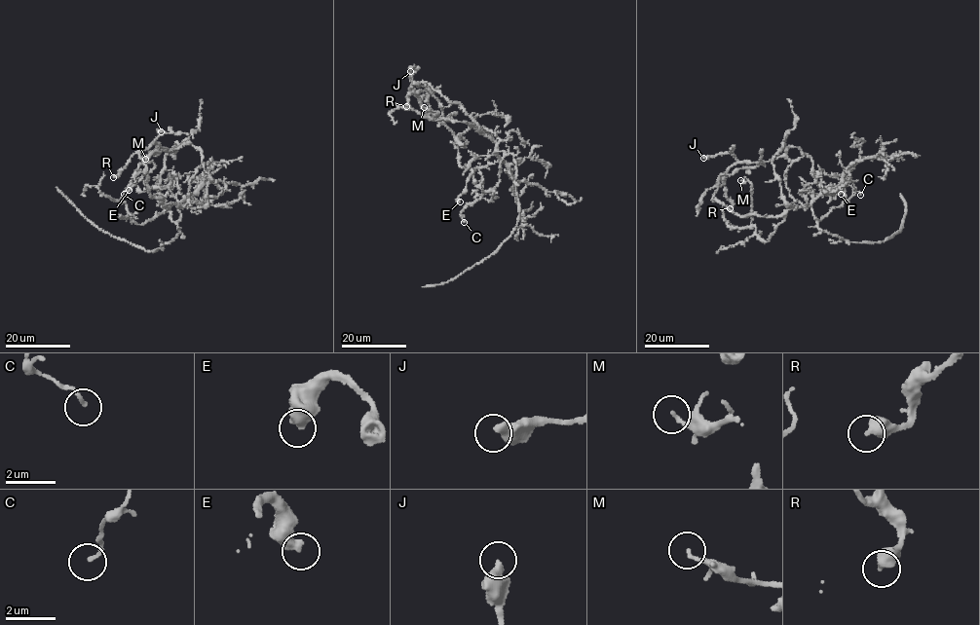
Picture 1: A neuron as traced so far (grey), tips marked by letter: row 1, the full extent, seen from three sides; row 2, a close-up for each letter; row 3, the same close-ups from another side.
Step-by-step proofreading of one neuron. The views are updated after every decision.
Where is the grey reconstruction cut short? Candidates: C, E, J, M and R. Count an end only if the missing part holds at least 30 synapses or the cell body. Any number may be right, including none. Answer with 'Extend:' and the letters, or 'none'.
Extend: none

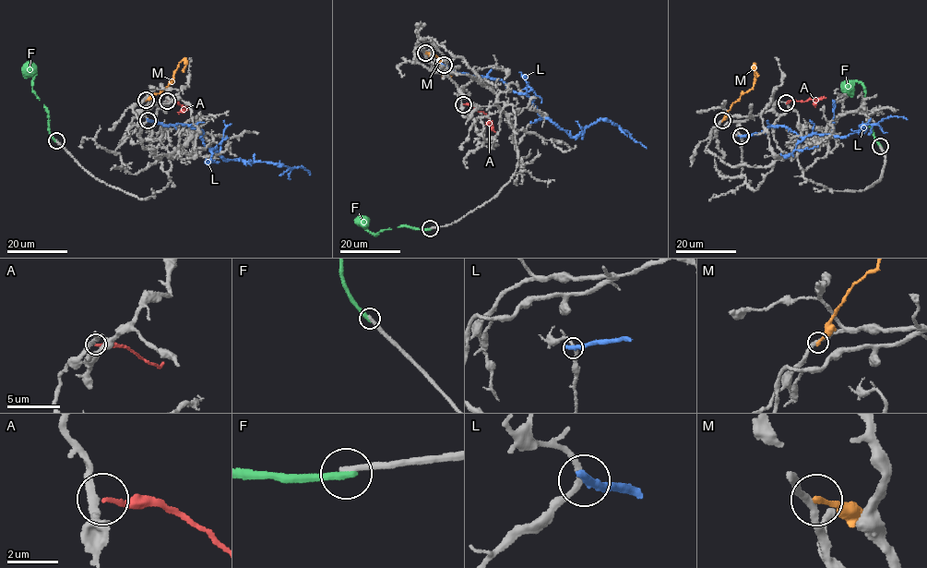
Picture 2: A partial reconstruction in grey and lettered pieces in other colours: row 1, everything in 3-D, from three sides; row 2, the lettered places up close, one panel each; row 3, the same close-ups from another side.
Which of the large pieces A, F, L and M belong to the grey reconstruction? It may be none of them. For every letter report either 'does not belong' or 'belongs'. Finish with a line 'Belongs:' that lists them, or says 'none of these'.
A: belongs
F: does not belong
L: does not belong
M: does not belong
Belongs: A

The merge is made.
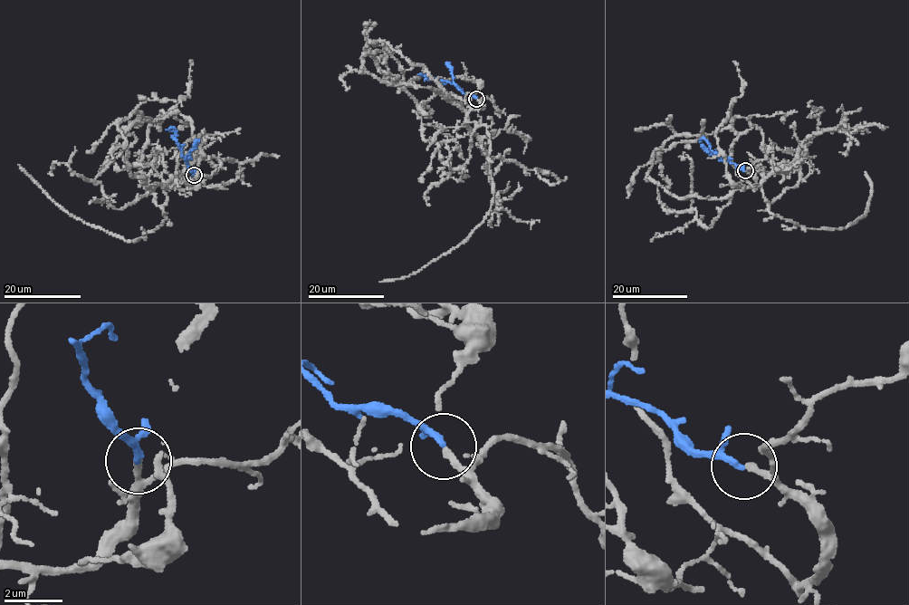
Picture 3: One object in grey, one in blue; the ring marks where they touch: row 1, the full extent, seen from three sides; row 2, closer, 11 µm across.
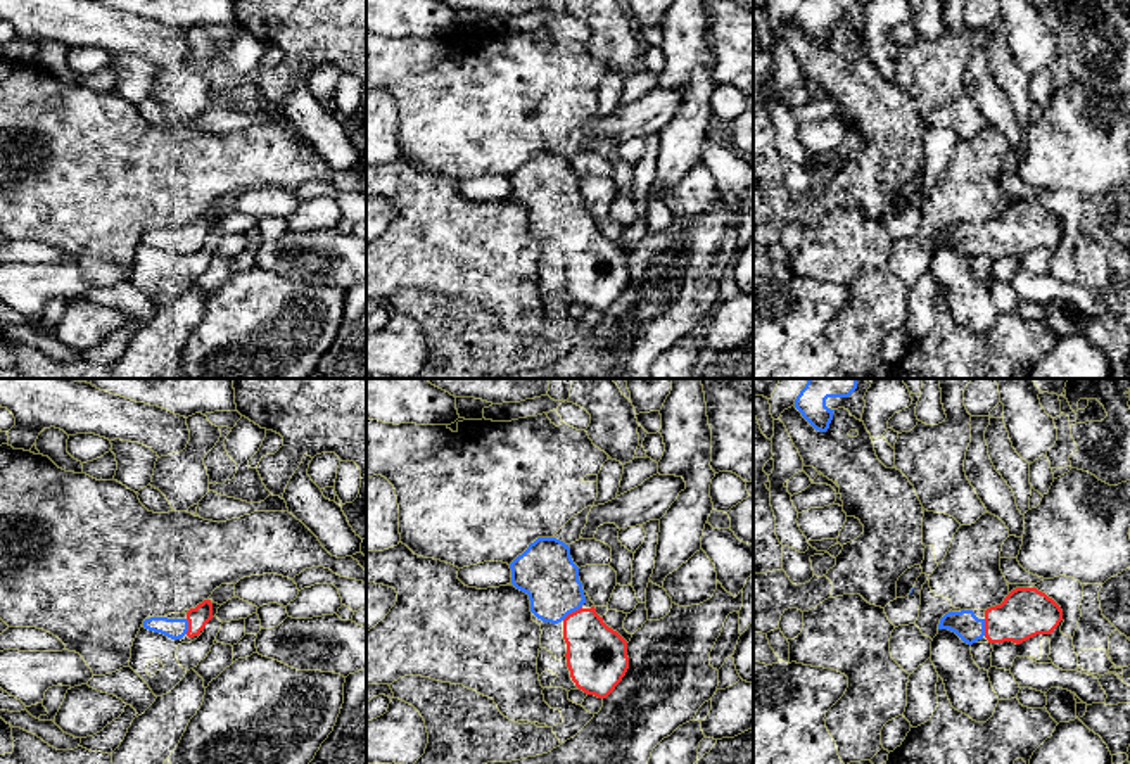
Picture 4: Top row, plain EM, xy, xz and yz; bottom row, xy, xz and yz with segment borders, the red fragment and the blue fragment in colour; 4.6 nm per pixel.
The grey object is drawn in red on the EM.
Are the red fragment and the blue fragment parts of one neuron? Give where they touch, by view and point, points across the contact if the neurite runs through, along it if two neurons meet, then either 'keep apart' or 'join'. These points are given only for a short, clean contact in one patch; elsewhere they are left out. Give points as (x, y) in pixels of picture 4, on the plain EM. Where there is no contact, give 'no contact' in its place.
meets red in xz at (572, 225); join

